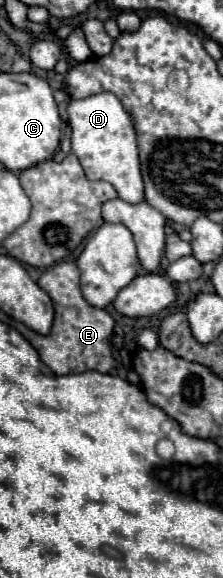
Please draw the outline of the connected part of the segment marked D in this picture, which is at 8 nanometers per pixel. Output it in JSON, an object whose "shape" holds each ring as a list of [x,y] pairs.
{"shape":[[[99,92],[87,98],[79,98],[79,100],[71,98],[67,106],[67,116],[71,124],[71,152],[77,156],[79,164],[83,166],[85,176],[89,180],[105,180],[113,184],[121,200],[127,200],[131,204],[135,204],[135,200],[143,200],[143,178],[141,178],[141,168],[139,168],[139,150],[137,150],[133,120],[125,112],[117,96],[111,92]]]}

